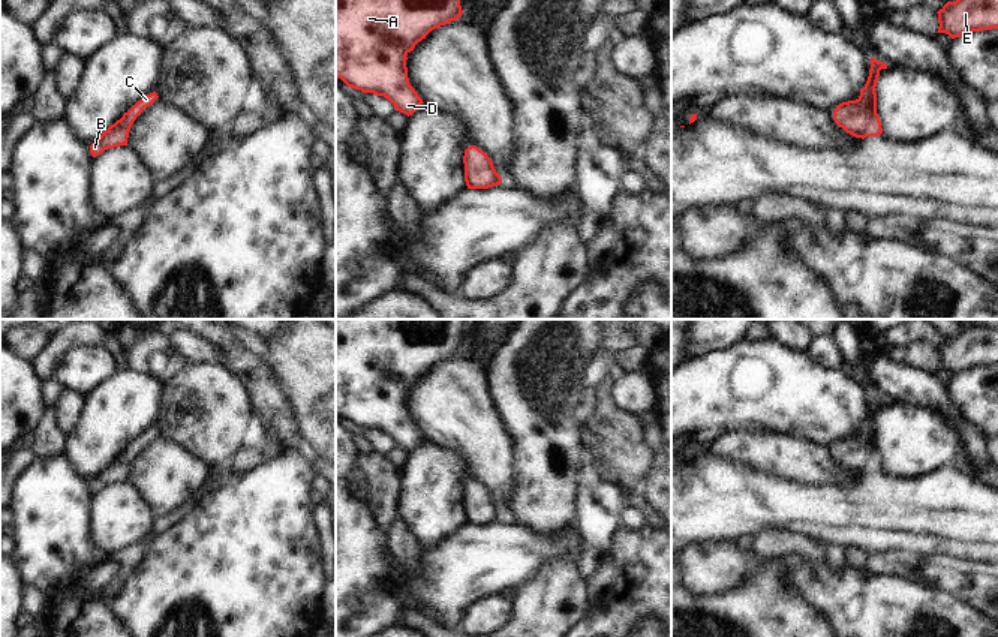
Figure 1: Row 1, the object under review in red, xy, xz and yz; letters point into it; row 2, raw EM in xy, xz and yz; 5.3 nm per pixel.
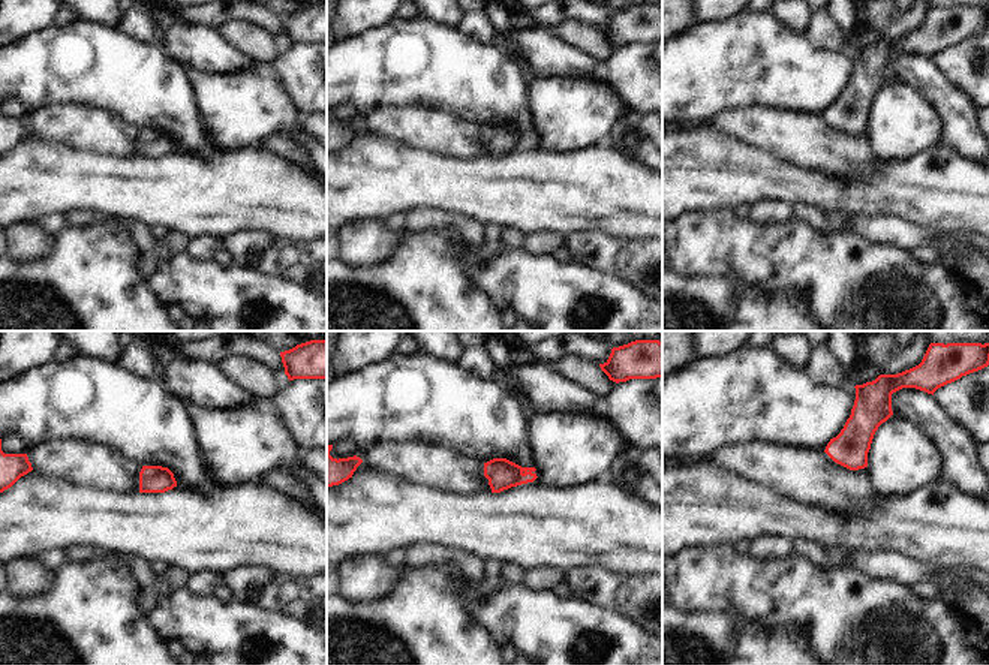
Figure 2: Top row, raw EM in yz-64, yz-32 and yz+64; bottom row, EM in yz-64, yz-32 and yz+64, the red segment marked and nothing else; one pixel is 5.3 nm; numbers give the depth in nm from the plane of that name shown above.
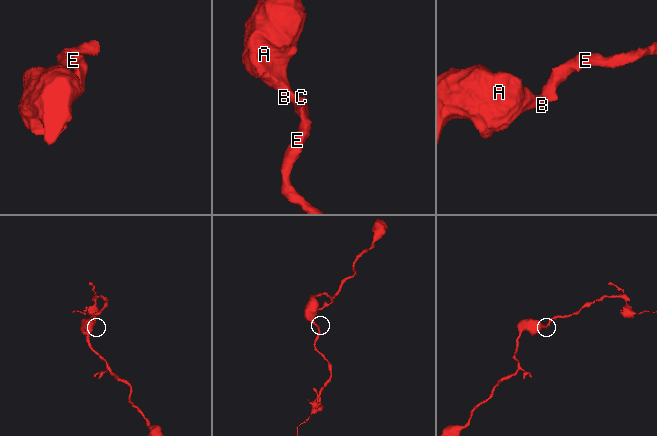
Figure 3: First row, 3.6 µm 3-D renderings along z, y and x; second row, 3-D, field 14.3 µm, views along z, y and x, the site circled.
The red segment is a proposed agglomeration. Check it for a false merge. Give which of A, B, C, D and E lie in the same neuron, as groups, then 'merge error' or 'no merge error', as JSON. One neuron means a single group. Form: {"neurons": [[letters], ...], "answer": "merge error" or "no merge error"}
{"neurons": [["A", "B", "C", "D", "E"]], "answer": "no merge error"}

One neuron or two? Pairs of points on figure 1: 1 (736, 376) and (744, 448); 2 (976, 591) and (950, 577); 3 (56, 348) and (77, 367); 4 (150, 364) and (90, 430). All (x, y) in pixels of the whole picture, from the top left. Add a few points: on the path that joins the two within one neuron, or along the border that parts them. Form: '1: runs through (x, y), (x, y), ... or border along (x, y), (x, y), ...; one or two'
1: border along (778, 432), (724, 432), (709, 445); two
2: runs through (970, 588), (956, 577); one
3: border along (96, 345), (69, 346), (60, 355), (48, 378); two
4: border along (119, 366), (146, 375), (159, 375), (164, 379); two

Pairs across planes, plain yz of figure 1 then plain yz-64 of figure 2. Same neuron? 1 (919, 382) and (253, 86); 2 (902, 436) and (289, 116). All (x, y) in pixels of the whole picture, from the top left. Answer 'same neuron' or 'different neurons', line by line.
1: different neurons
2: same neuron

